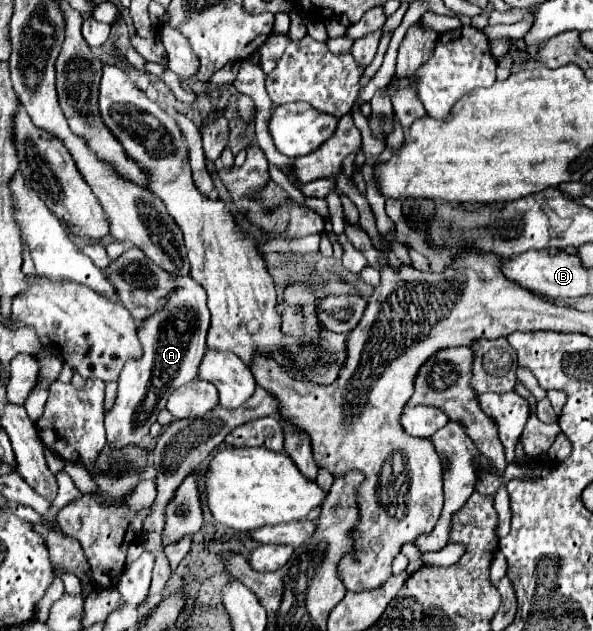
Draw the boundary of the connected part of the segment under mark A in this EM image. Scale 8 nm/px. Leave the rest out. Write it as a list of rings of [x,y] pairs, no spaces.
[[[170,274],[176,288],[170,292],[166,304],[148,316],[138,328],[142,356],[128,360],[118,378],[118,398],[114,408],[106,414],[106,438],[114,448],[124,444],[144,444],[156,416],[166,408],[168,396],[196,378],[198,364],[206,350],[206,332],[210,328],[210,312],[206,306],[206,292],[192,280],[192,276]]]

